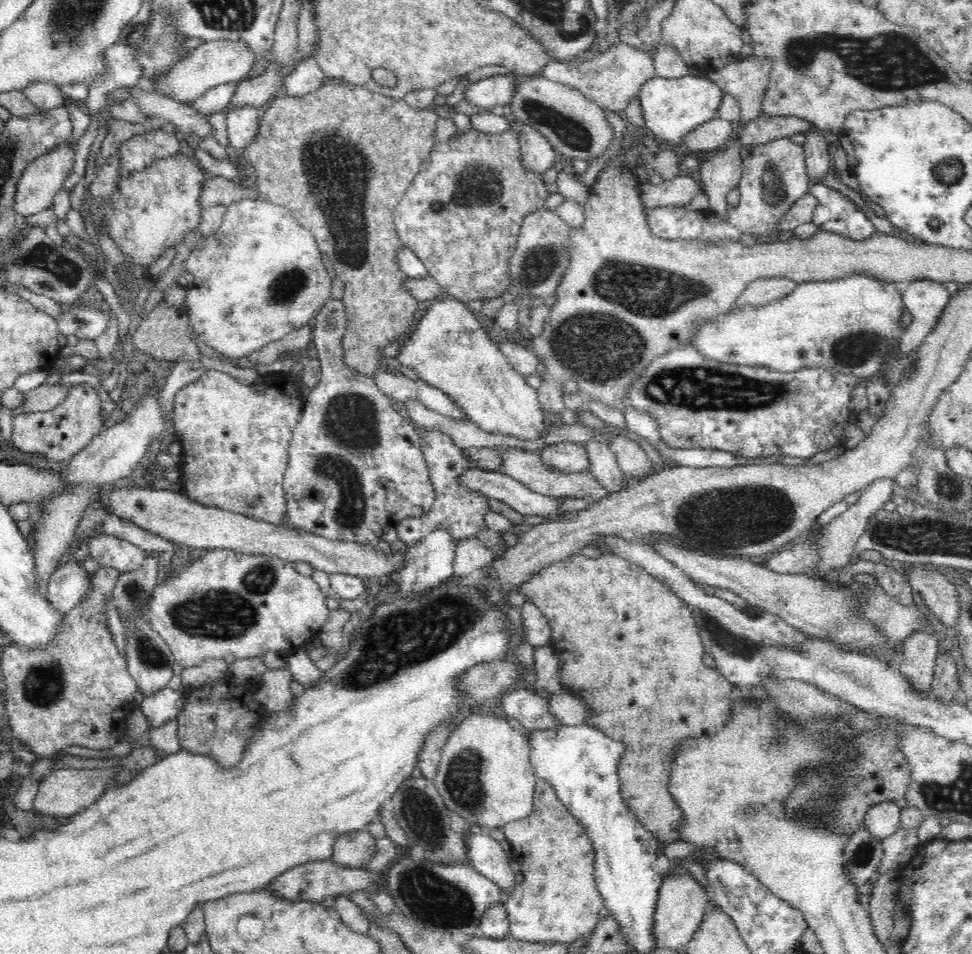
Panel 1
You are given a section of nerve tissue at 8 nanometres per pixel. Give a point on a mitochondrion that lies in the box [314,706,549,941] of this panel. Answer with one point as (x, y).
(441, 903)

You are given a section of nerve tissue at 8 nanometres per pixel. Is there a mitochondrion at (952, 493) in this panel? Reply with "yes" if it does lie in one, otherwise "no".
yes

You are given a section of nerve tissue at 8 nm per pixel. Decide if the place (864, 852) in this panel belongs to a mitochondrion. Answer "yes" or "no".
yes

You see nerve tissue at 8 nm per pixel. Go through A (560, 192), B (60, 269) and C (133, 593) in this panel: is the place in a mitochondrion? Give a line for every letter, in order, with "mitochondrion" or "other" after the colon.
A: other
B: mitochondrion
C: mitochondrion

